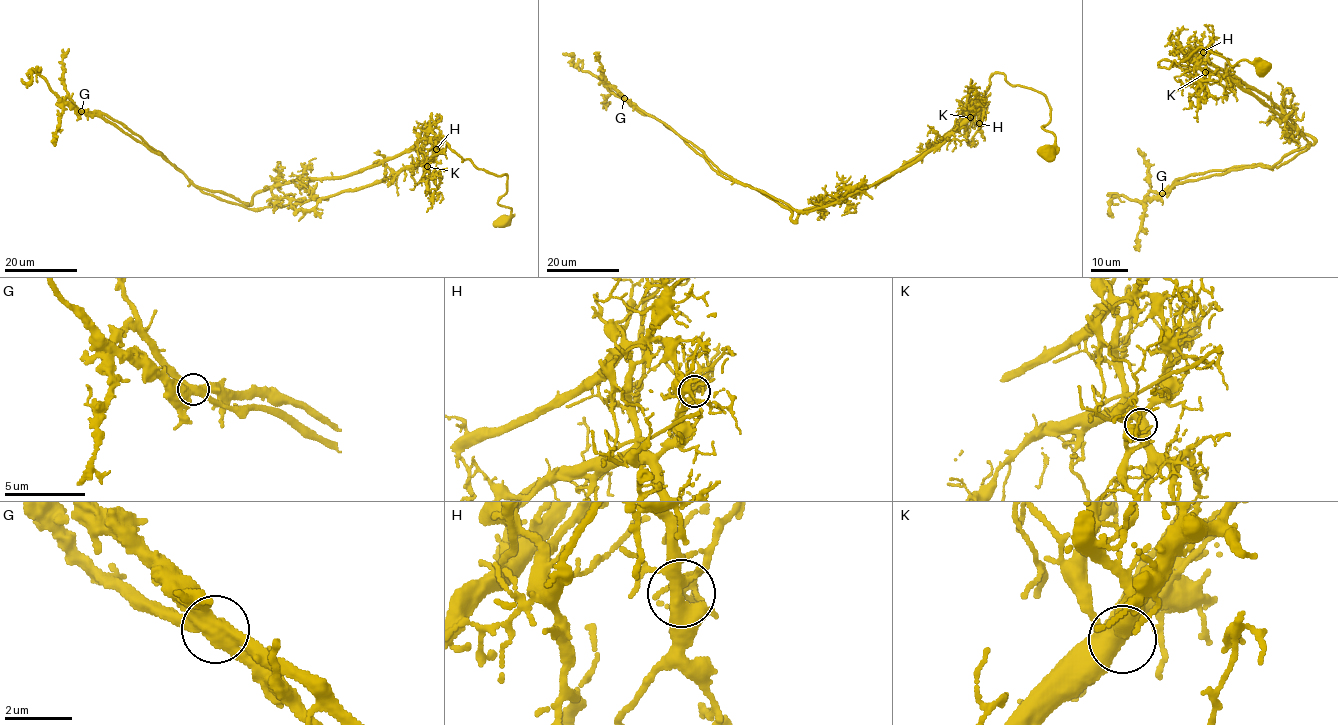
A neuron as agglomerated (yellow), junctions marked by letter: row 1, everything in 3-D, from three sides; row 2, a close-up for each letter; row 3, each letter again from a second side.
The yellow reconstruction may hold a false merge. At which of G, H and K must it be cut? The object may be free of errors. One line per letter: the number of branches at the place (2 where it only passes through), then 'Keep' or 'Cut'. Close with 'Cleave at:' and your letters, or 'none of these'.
G: Branches: 4. Cut
H: Branches: 6. Keep
K: Branches: 4. Keep
Cleave at: G

